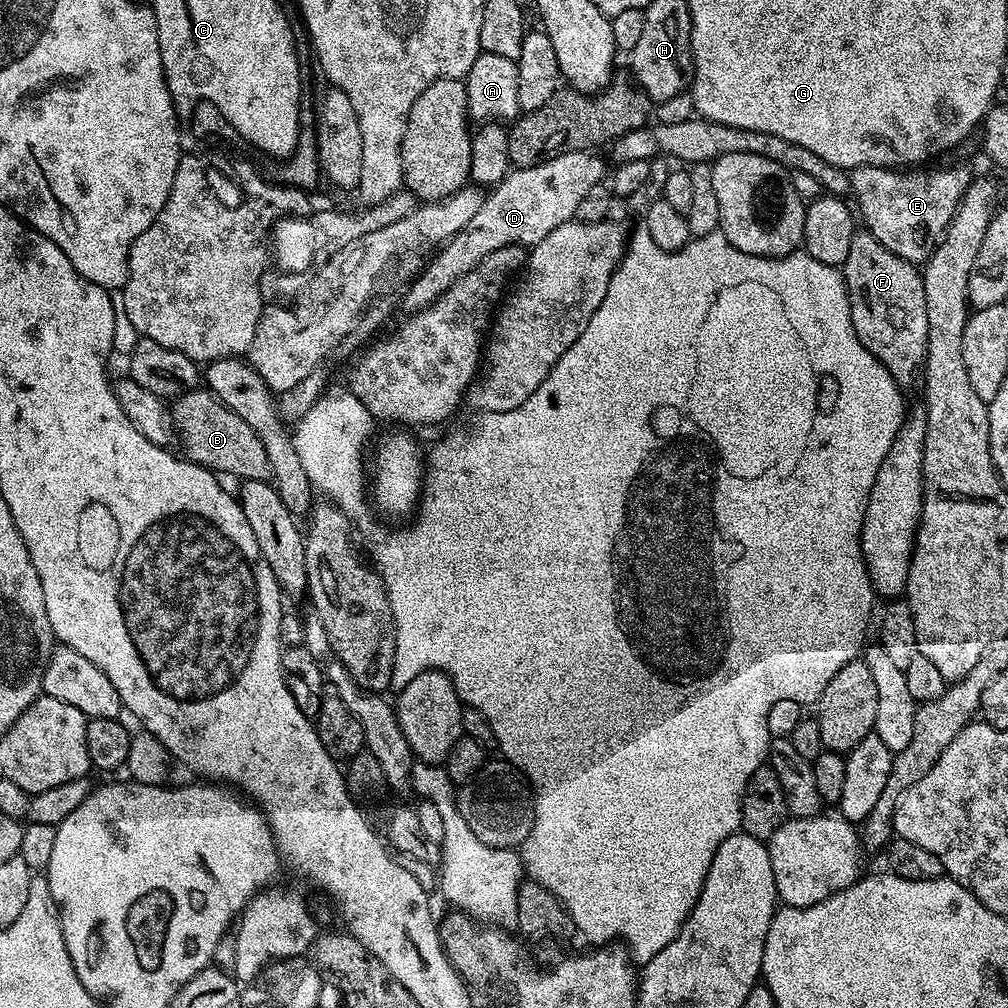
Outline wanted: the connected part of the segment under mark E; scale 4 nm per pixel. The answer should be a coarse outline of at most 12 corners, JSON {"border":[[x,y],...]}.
{"border":[[964,168],[850,172],[863,227],[929,260],[974,179]]}

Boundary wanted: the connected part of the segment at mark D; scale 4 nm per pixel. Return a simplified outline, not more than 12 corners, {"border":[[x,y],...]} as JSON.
{"border":[[588,150],[509,171],[408,284],[429,308],[499,248],[542,242],[604,179]]}

